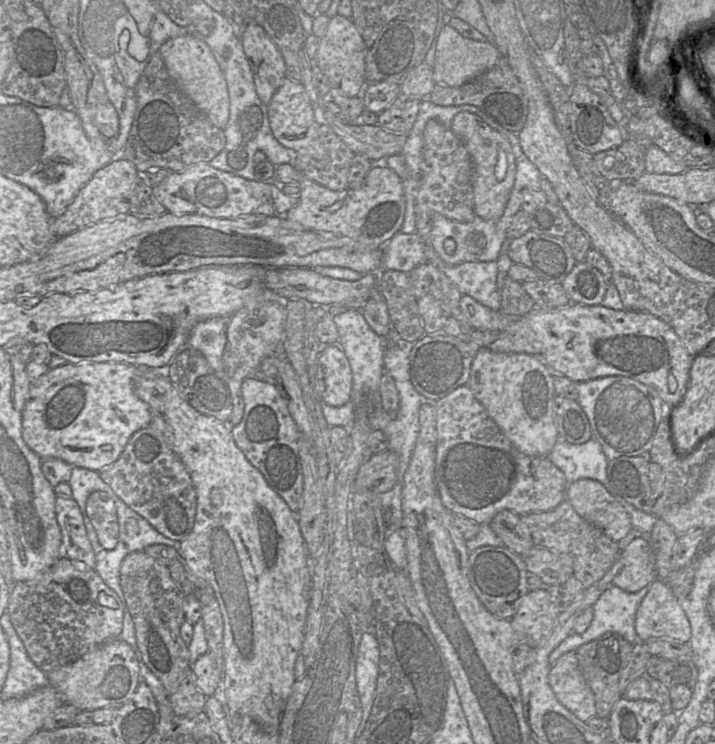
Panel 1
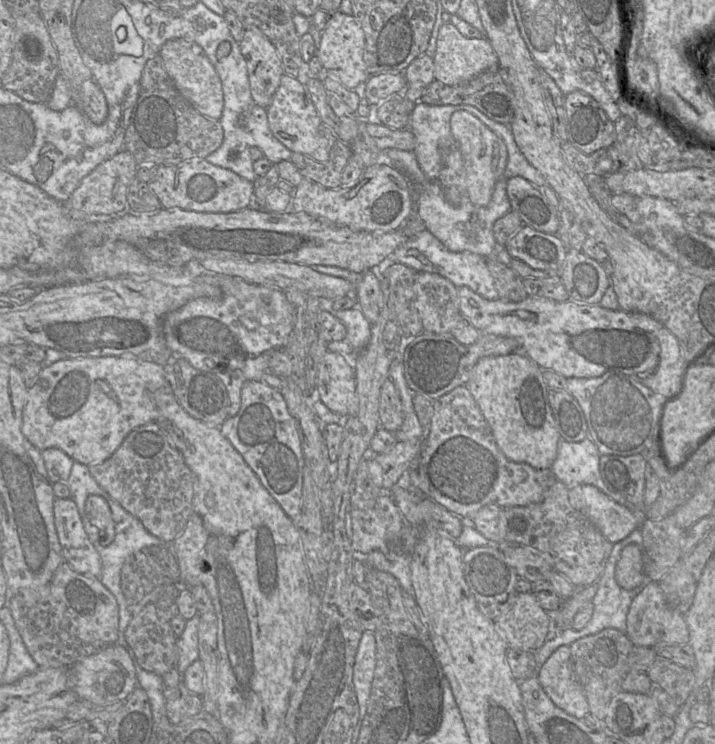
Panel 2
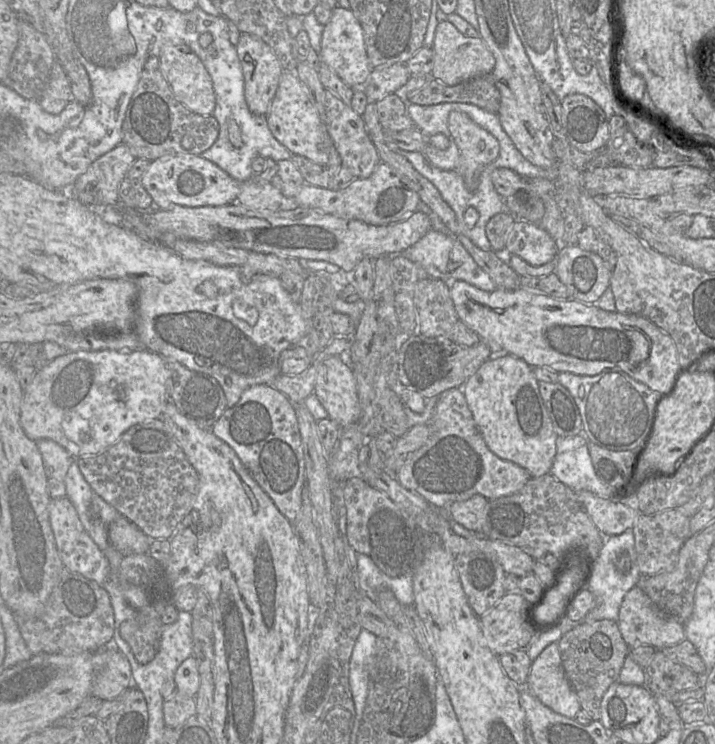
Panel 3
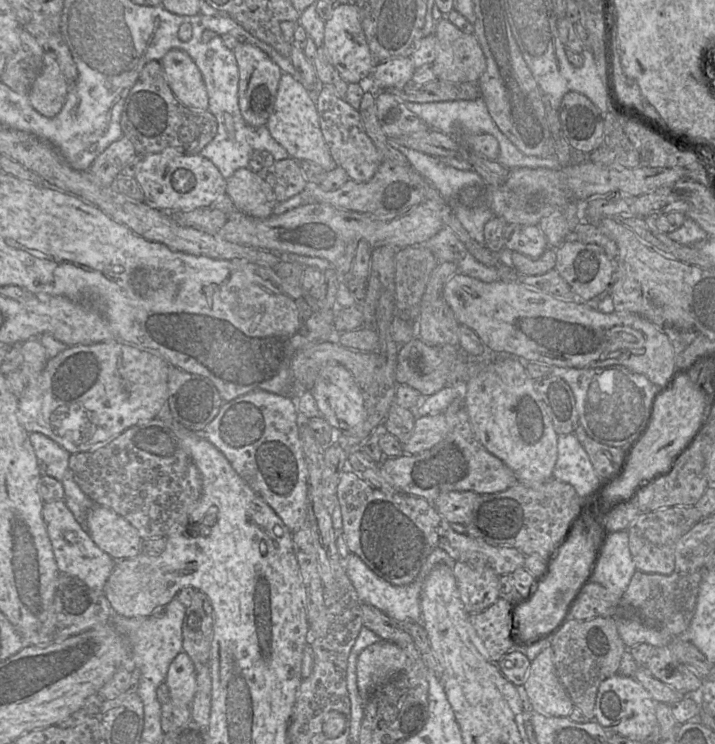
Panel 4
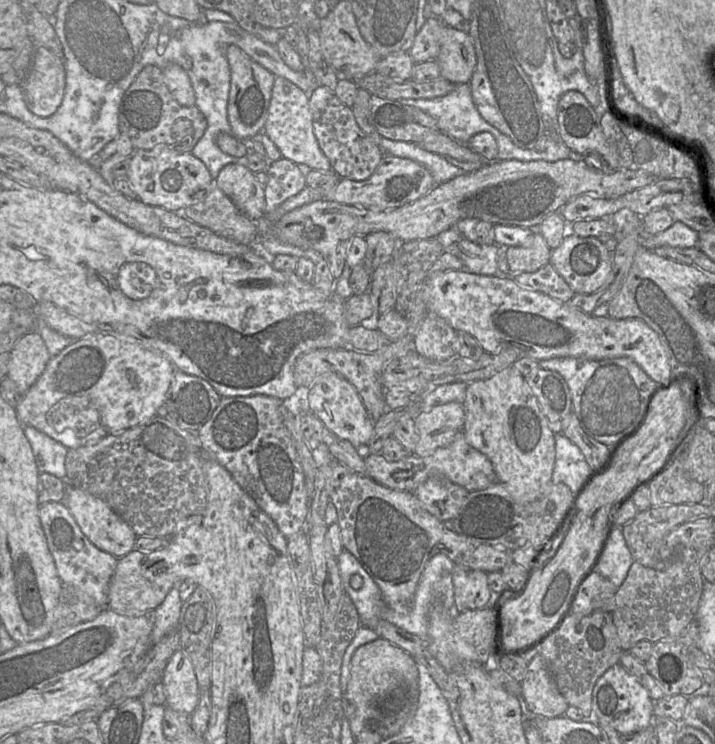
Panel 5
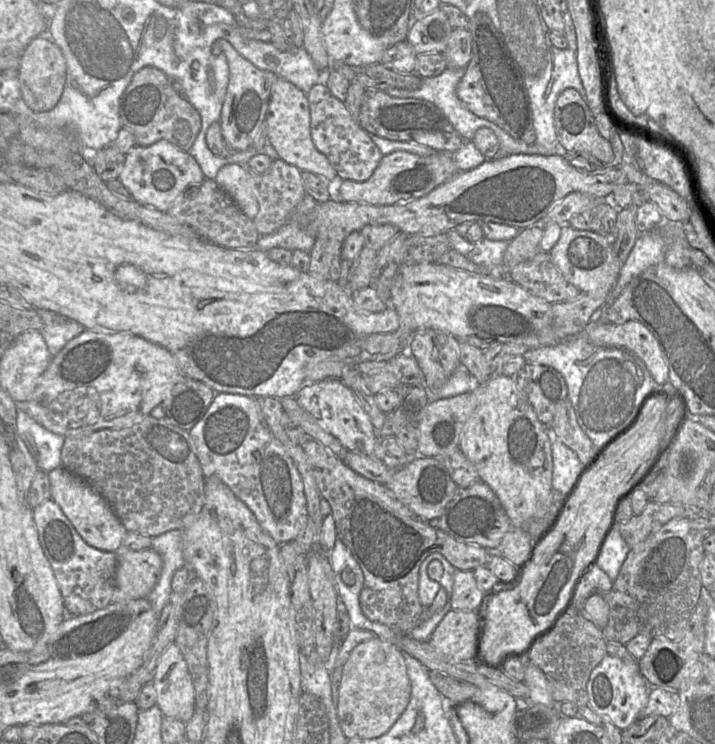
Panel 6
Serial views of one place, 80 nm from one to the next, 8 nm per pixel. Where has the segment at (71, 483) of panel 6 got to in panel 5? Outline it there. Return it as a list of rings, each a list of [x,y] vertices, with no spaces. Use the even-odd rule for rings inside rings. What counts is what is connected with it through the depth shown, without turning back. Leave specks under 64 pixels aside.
[[[67,484],[63,503],[67,506],[80,529],[98,549],[106,551],[118,559],[135,548],[137,535],[132,528],[102,499],[75,486]]]

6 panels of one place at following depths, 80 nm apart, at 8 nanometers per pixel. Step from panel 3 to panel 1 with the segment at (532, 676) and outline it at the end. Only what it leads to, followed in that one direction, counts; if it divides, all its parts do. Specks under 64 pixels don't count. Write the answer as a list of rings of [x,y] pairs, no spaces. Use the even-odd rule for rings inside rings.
[[[575,652],[563,654],[551,666],[548,680],[558,701],[578,719],[586,723],[596,716],[594,694],[579,668]]]

